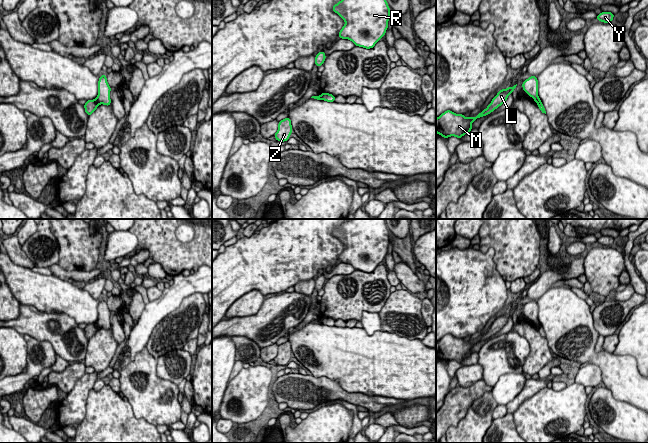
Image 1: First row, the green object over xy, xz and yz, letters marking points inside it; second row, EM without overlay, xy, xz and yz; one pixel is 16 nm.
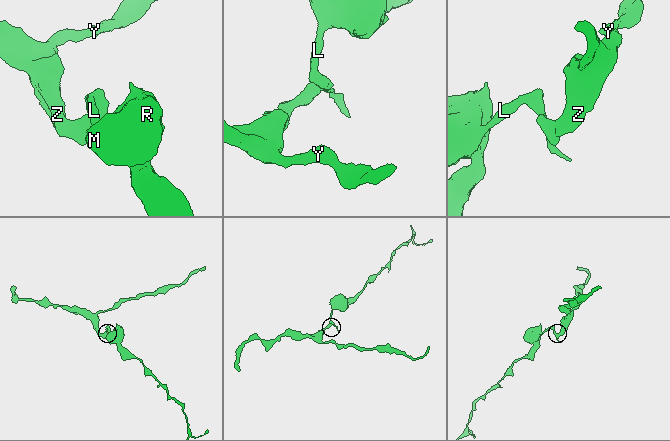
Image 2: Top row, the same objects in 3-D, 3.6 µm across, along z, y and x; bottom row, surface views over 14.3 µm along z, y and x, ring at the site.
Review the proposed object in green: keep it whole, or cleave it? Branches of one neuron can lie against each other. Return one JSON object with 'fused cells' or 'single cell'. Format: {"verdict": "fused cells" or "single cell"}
{"verdict": "fused cells"}

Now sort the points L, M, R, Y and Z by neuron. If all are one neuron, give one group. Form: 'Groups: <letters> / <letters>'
Groups: L M R / Y Z

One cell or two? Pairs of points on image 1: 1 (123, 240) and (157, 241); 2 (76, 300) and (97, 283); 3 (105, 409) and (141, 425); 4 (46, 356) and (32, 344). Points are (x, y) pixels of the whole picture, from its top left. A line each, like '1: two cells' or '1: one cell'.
1: two cells
2: two cells
3: one cell
4: one cell

